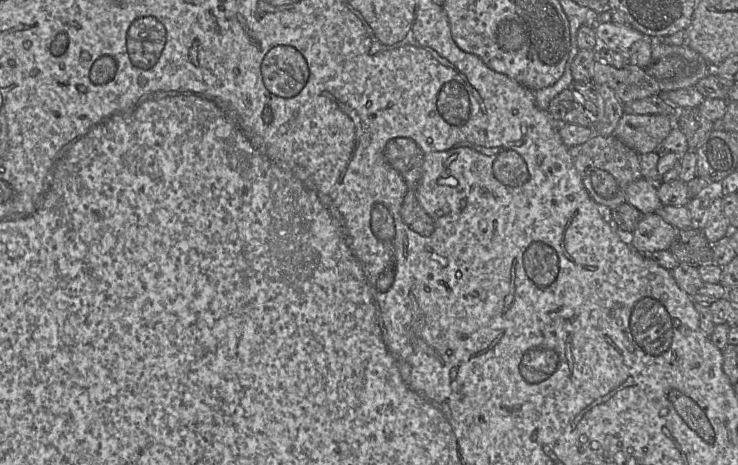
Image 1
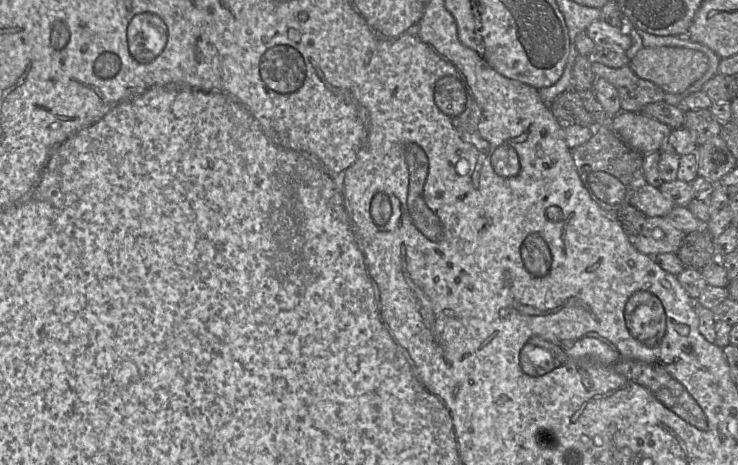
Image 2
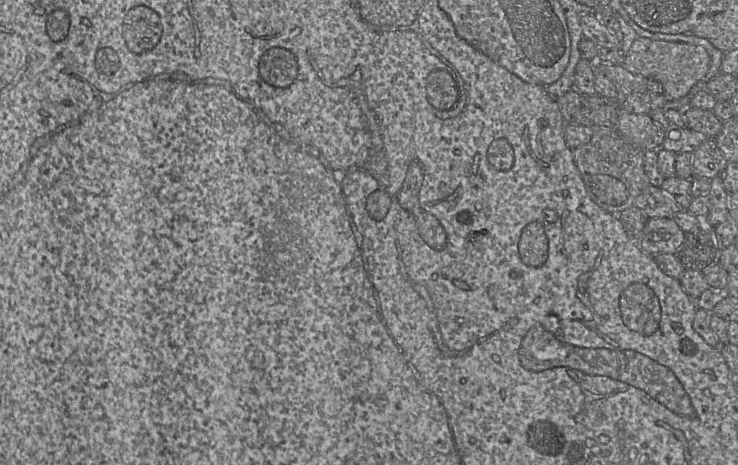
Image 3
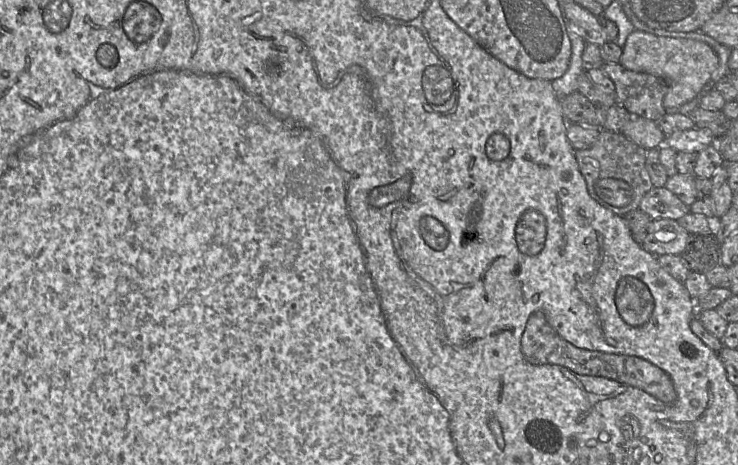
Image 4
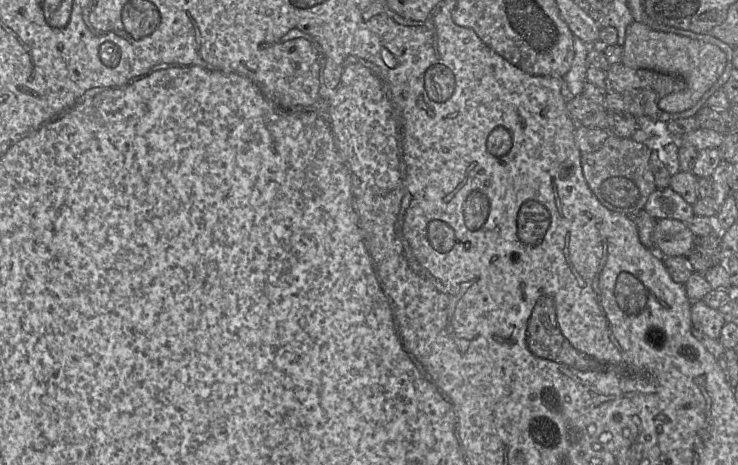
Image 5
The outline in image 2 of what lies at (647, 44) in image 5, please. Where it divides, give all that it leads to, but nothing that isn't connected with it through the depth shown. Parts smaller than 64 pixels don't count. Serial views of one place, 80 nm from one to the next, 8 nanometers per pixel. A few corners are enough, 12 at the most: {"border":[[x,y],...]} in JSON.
{"border":[[643,47],[629,61],[637,76],[678,94],[707,72],[688,48]]}

